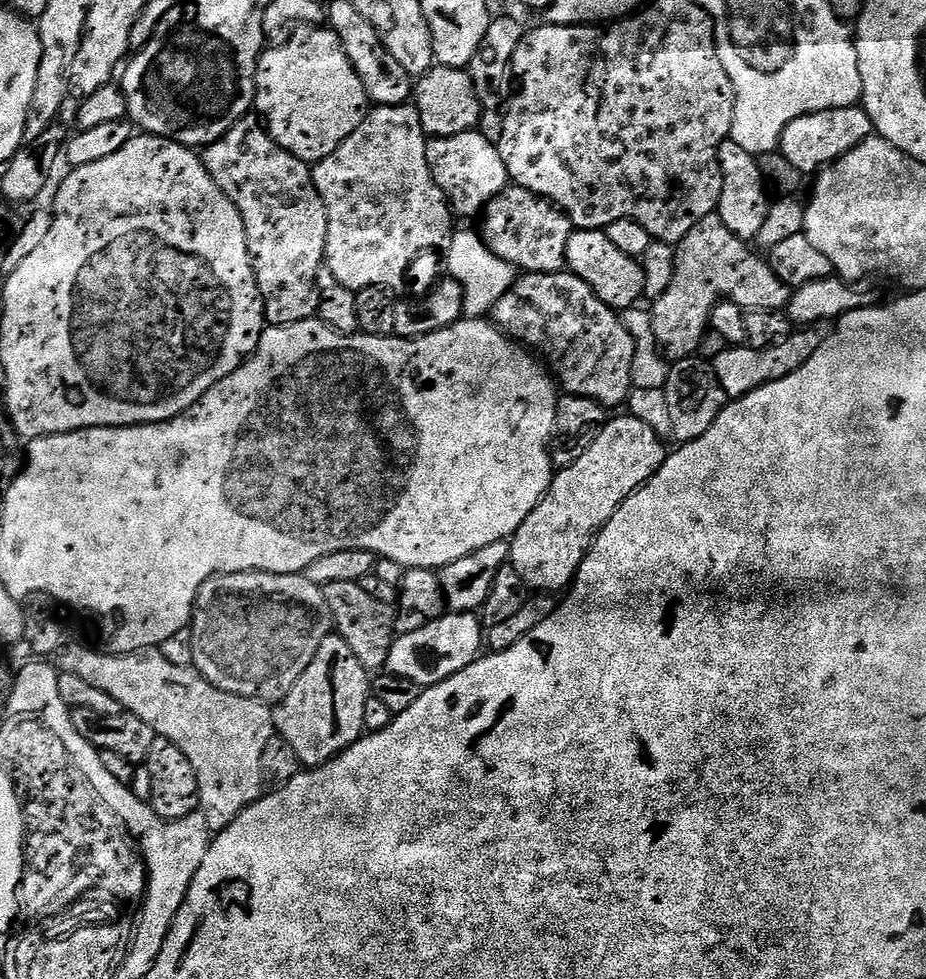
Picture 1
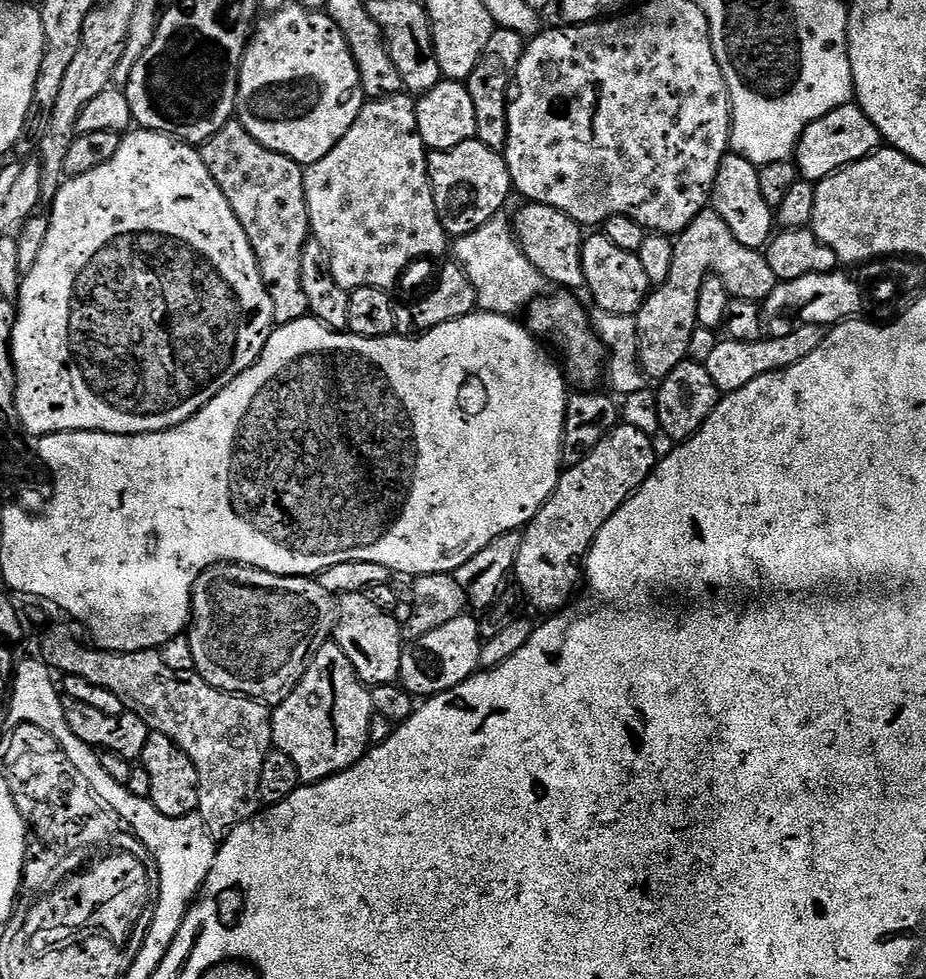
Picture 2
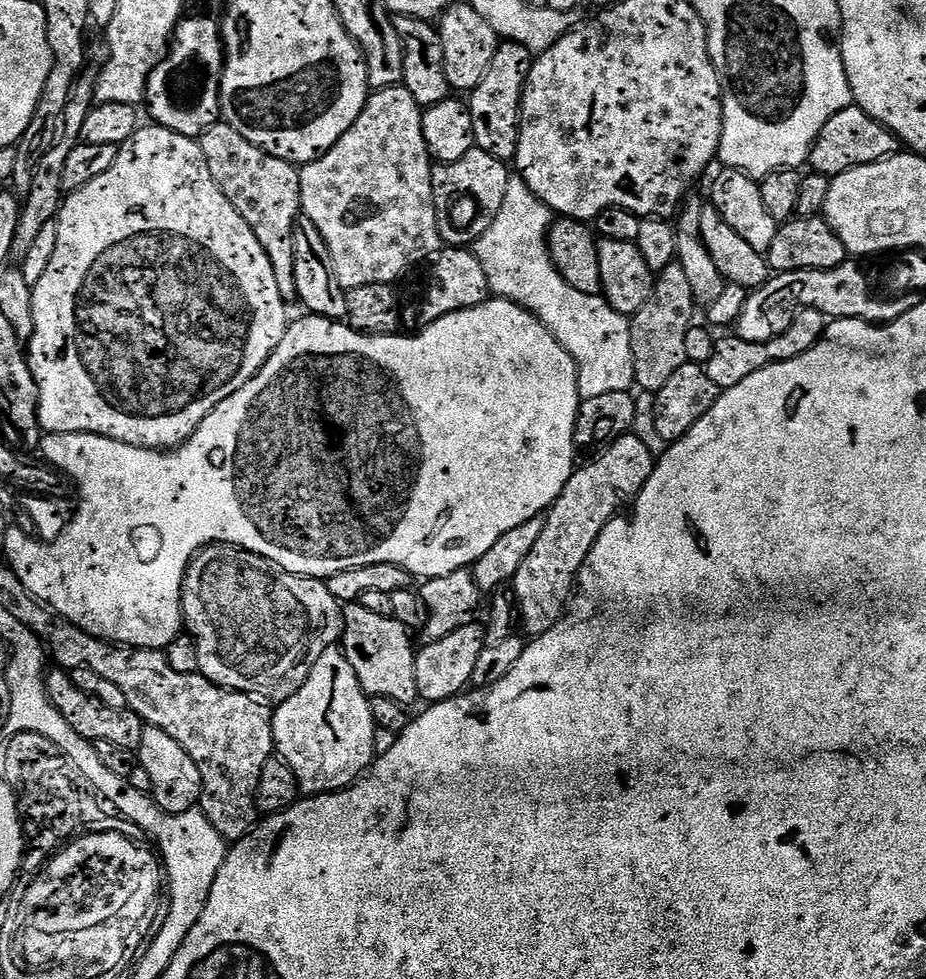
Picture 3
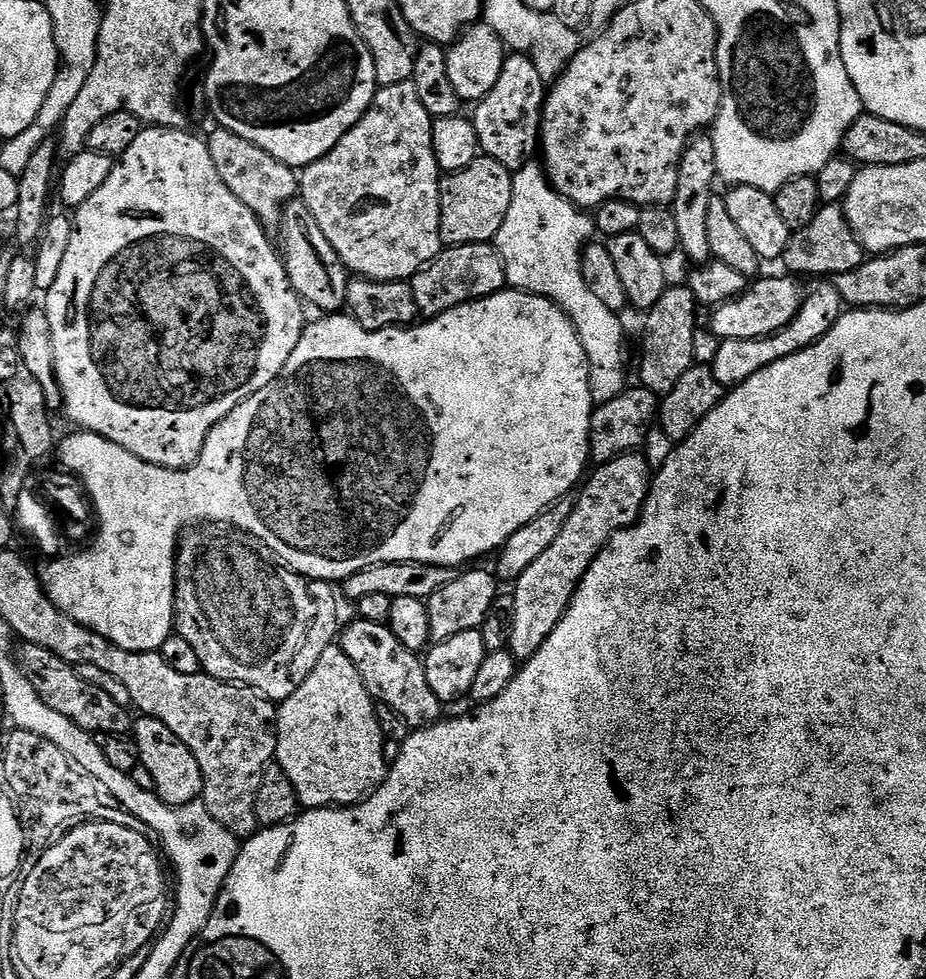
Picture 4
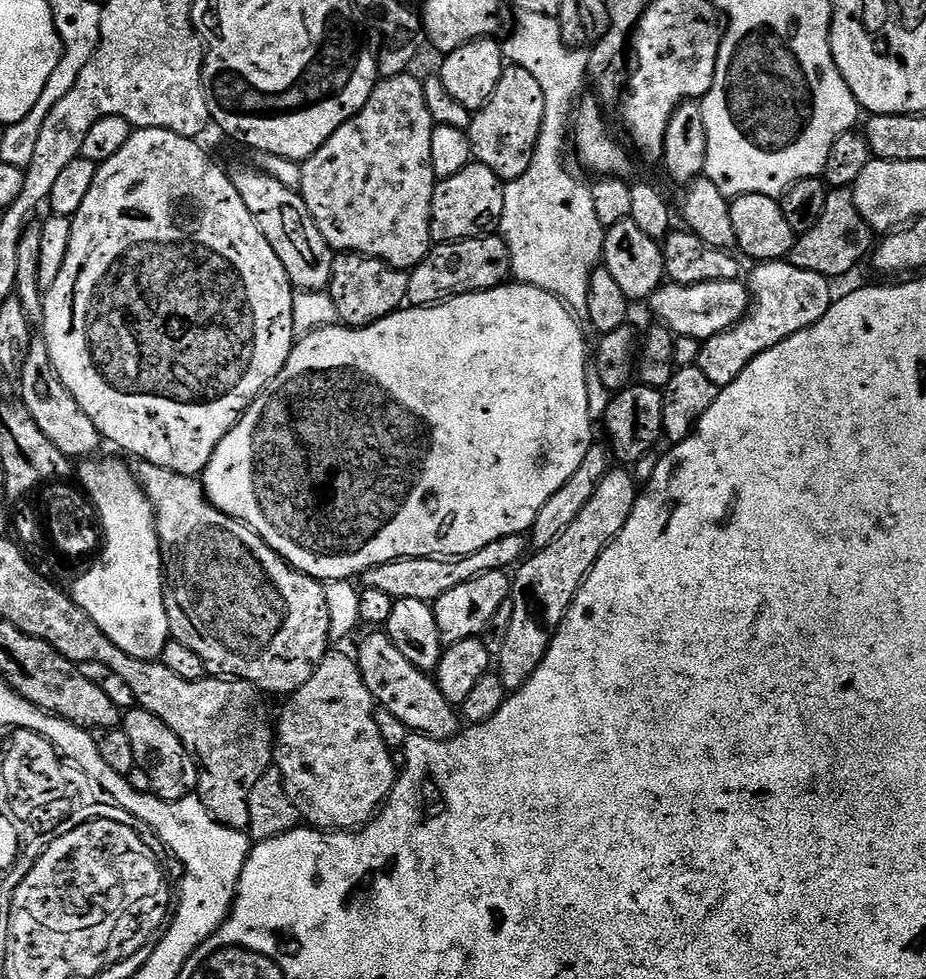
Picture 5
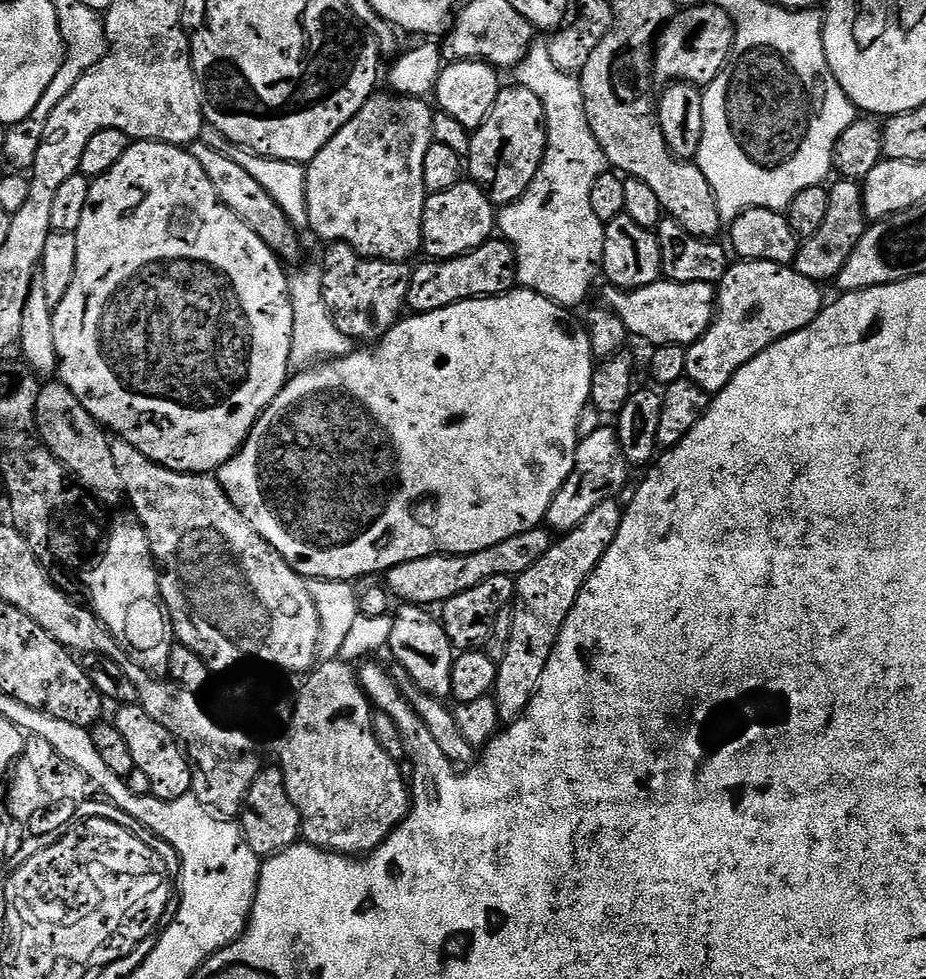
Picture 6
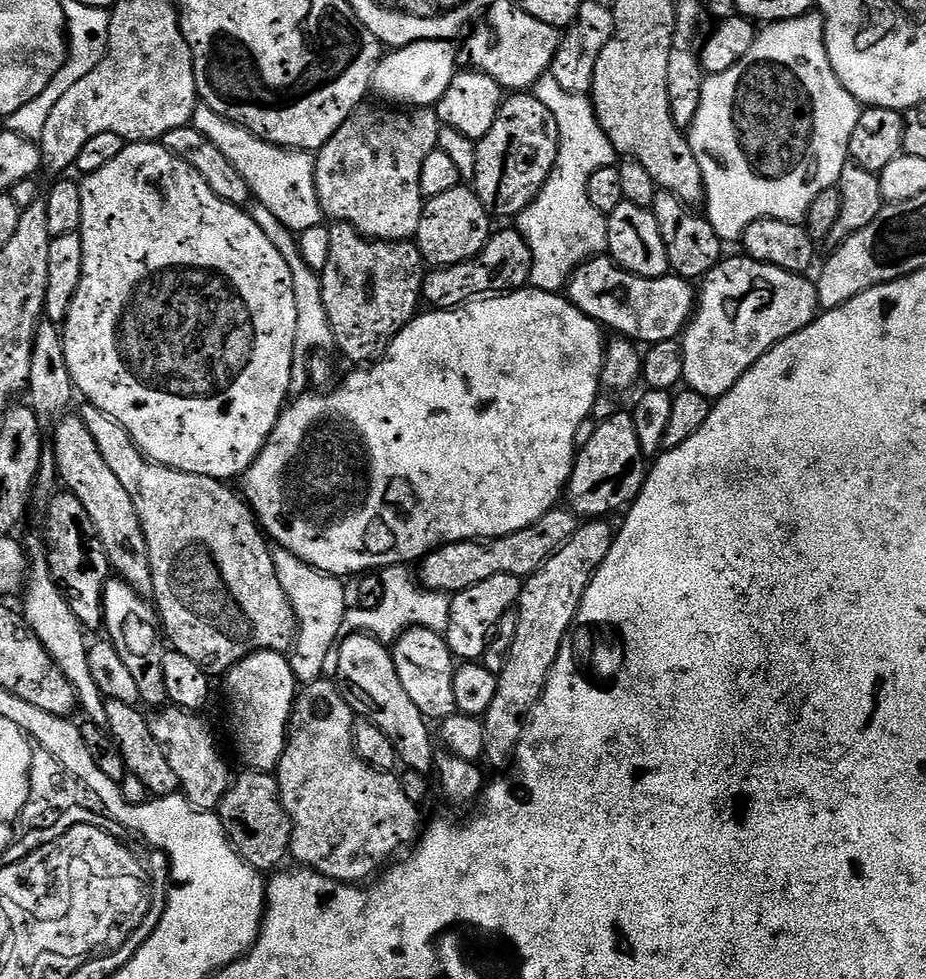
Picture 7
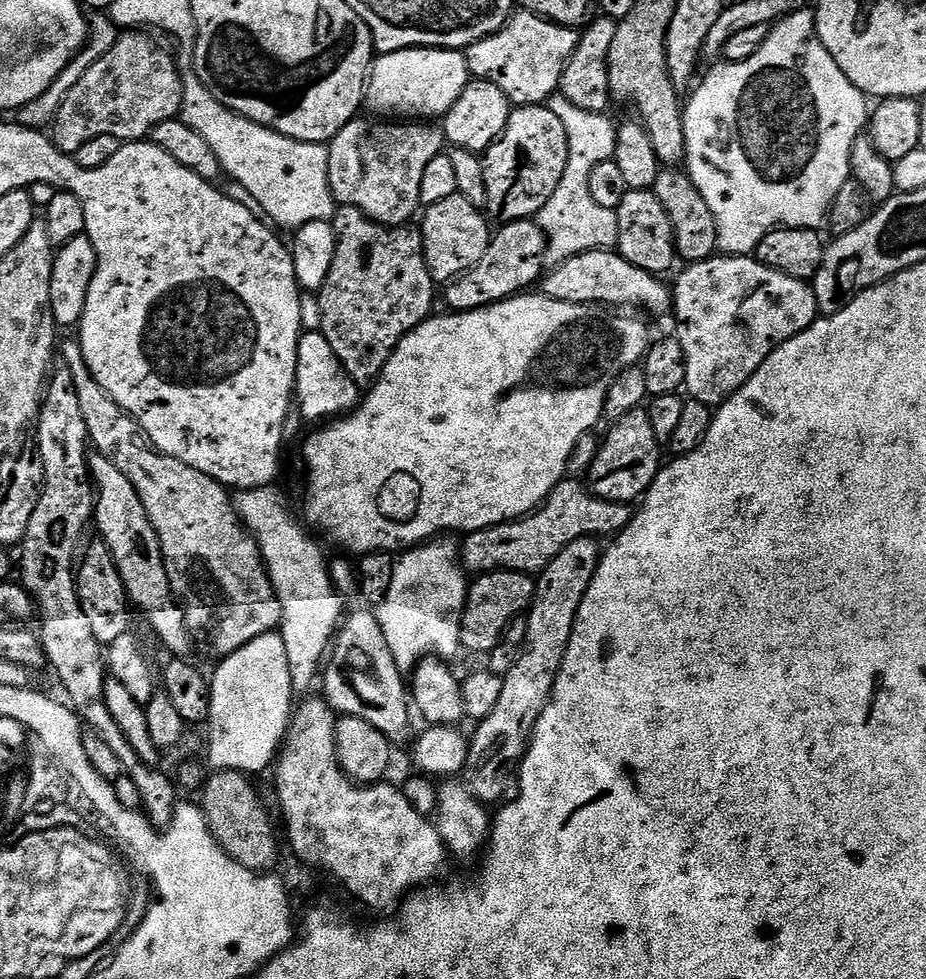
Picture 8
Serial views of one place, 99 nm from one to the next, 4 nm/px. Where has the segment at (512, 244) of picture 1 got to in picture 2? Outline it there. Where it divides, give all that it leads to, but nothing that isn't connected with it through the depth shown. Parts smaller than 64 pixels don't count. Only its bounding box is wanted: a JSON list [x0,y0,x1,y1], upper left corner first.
[514,204,586,290]

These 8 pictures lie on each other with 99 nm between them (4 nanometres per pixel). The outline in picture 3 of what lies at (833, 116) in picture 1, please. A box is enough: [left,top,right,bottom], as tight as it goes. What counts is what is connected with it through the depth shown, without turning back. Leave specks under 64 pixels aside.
[808,106,902,177]

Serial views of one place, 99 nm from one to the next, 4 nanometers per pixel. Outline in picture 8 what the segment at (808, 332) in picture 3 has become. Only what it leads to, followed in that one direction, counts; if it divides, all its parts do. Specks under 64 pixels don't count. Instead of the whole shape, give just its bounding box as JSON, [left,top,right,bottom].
[672,254,818,406]

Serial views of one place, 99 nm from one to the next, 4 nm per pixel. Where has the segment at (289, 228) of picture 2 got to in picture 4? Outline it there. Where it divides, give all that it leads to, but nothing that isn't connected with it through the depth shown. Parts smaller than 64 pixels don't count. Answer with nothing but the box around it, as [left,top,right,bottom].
[206,126,298,226]

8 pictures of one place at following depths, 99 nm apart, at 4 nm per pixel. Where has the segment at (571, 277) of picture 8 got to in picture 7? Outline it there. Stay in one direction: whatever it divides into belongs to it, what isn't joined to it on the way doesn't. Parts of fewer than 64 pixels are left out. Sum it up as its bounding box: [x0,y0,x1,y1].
[566,254,698,346]

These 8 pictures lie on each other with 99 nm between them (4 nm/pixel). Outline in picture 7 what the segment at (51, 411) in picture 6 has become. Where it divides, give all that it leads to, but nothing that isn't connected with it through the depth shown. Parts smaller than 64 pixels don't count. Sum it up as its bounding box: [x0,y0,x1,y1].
[54,414,152,593]

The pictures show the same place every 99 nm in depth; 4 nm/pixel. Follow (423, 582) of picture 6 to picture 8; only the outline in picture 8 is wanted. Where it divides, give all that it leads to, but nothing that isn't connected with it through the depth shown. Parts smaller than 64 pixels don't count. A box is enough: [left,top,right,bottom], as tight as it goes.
[462,478,634,574]

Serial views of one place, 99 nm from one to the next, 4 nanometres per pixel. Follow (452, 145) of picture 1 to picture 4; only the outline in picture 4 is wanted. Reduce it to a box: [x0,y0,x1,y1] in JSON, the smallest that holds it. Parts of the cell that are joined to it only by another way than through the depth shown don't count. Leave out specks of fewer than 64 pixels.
[440,154,512,245]

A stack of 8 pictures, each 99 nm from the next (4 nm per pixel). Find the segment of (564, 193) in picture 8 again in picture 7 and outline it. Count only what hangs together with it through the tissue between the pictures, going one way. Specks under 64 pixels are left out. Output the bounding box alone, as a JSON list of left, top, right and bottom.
[518,74,618,293]

